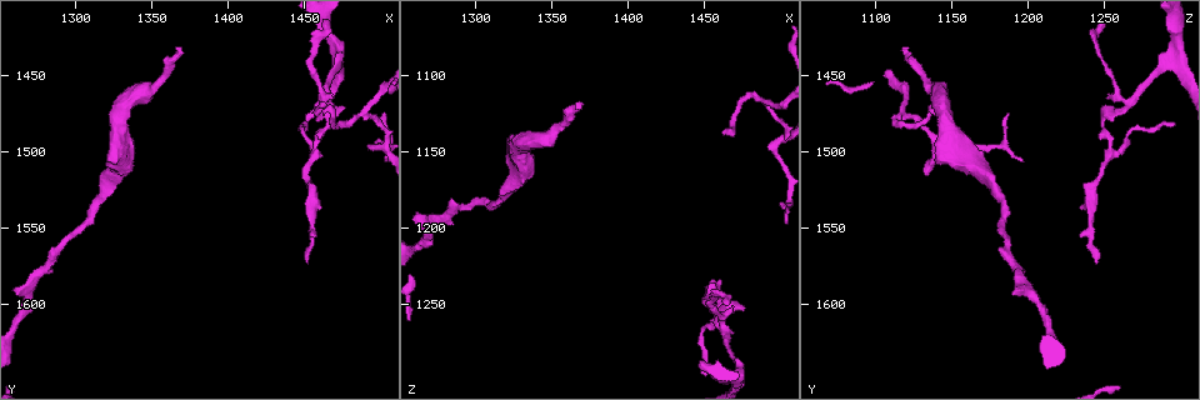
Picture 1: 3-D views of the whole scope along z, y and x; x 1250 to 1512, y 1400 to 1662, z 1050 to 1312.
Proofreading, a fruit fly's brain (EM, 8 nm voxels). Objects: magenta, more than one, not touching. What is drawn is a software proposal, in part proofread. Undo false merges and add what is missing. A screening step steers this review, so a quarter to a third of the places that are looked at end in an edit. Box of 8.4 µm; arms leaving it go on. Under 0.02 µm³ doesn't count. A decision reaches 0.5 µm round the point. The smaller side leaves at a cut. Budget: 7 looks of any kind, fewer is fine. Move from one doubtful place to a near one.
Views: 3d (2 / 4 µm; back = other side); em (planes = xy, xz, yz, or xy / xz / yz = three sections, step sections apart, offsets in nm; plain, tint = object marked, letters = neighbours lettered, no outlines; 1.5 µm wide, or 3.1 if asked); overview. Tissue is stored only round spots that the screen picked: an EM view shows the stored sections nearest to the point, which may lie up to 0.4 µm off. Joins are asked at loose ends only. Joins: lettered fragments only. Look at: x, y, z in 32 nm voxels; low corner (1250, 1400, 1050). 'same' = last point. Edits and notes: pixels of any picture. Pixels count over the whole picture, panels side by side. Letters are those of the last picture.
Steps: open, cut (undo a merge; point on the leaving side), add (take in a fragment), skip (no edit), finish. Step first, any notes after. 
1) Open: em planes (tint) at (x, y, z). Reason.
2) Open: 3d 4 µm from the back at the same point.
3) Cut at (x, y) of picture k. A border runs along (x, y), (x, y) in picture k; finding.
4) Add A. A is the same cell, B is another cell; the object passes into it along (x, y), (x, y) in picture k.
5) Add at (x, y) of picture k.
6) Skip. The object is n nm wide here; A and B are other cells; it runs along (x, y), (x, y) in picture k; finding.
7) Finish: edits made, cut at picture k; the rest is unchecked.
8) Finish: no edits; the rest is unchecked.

Open: em 3.1 µm planes (letters) at (1462, 1468, 1264). Branch point.

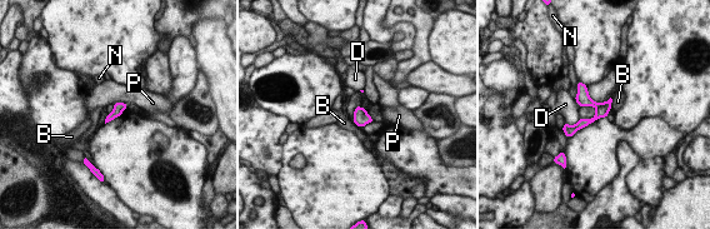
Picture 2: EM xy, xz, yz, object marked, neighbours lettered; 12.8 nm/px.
Skip. The longest contact is with P, 300 nm; B, D, N and P are other cells; a border runs along (586, 88), (595, 101), (604, 101) in picture 2; all the same neuron.

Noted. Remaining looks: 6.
Open: 3d 2 µm at (1368, 1430, 1120). Long arm stops here.

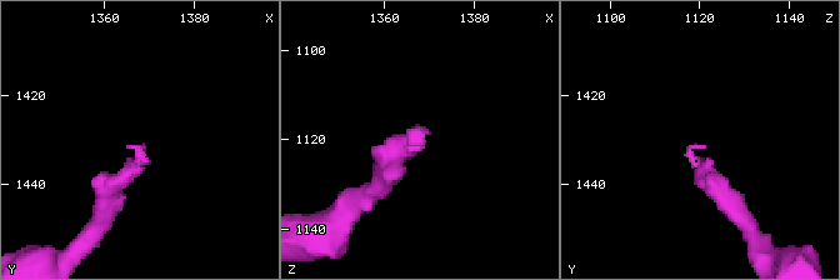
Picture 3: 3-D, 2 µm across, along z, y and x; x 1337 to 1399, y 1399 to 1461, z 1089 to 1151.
Open: em planes (letters) at (1366, 1431, 1118). Shape alone is not enough.

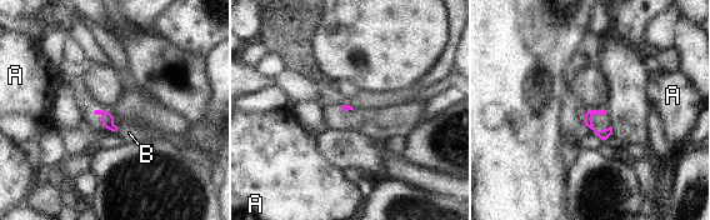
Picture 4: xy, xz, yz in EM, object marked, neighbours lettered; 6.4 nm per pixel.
Skip. The longest contact is with B, 40 nm; A and B are other cells; a border runs along (118, 126), (116, 131) in picture 4; none of them fits.

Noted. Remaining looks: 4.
Open: em planes (letters) at (1496, 1496, 1146). Sharp bend.

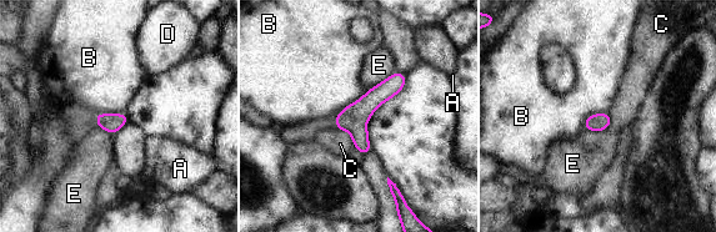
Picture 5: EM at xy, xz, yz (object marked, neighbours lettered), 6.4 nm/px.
Skip. The object is 120 nm wide here; A, B, C, D and E are other cells; a border runs along (367, 89), (339, 111) in picture 5; all the same neuron.

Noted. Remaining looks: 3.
Finish: no edits; the rest is unchecked.

